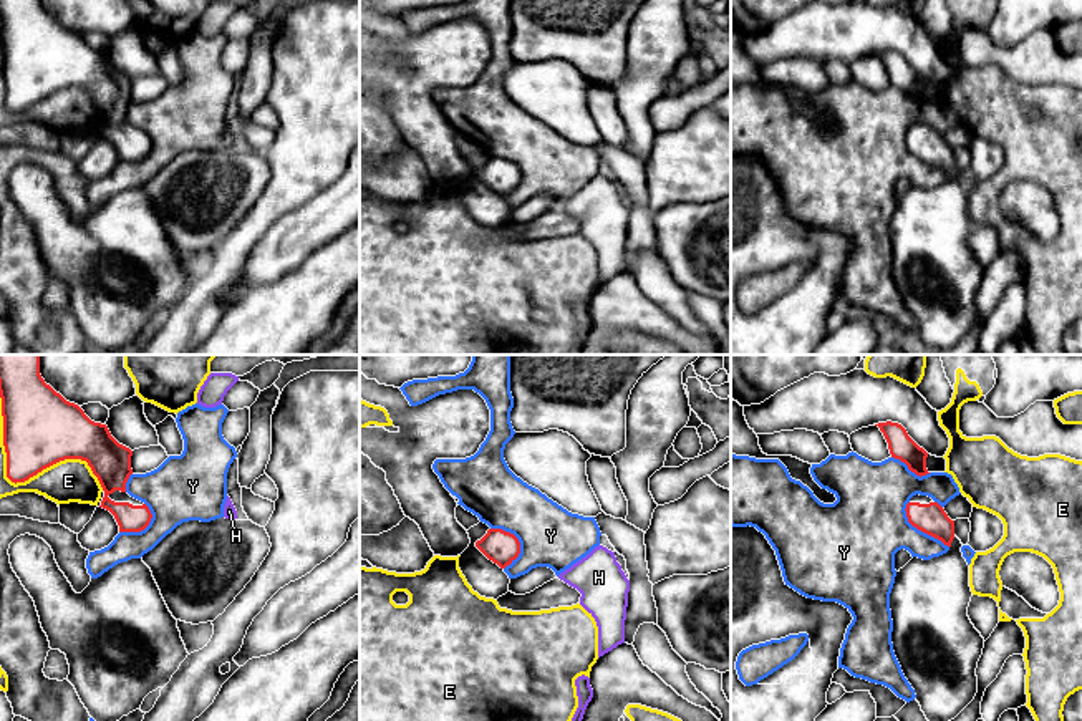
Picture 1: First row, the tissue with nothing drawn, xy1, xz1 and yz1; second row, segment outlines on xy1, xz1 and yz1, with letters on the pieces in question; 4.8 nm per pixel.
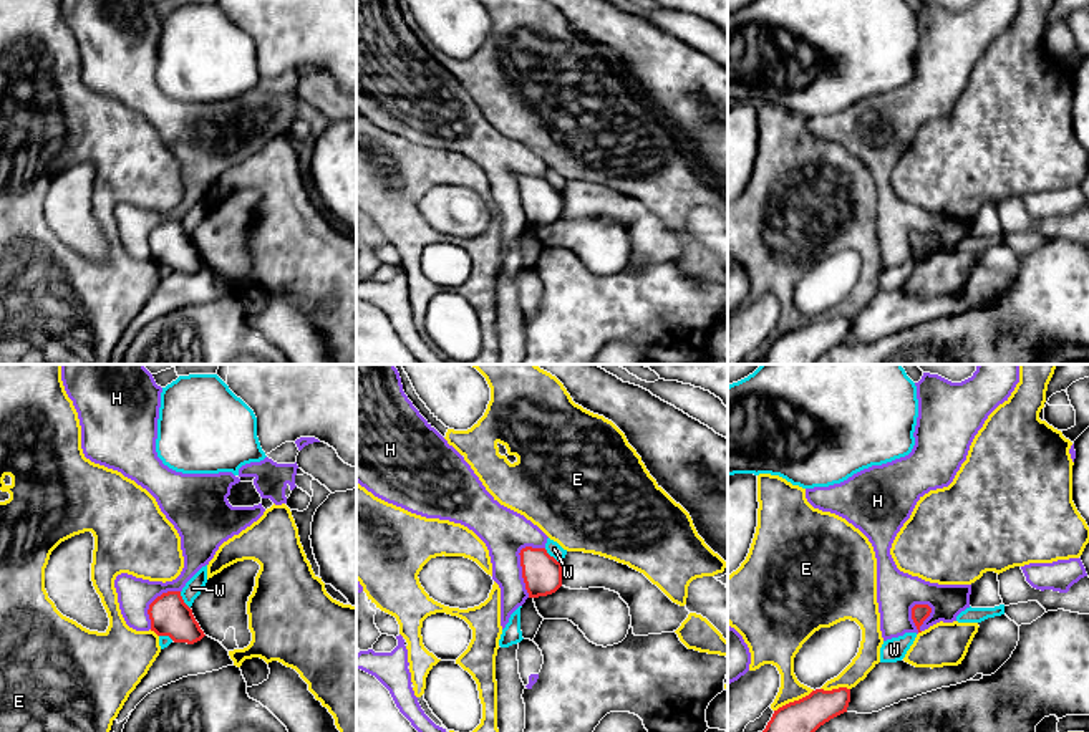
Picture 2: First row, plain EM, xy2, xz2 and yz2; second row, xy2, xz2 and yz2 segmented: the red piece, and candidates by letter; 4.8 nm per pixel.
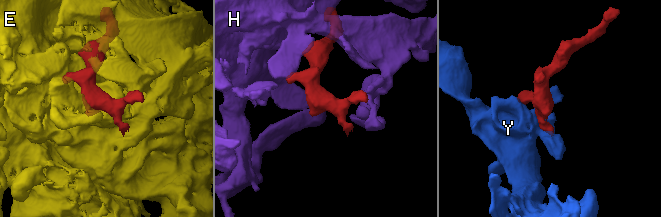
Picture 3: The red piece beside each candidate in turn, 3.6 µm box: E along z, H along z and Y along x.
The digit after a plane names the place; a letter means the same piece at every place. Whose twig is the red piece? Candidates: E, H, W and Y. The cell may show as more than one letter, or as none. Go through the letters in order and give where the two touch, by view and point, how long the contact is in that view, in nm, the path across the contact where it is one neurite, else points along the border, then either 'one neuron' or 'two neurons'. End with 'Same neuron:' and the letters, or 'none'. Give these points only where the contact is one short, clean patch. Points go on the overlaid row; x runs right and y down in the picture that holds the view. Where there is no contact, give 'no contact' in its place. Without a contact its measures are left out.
E: contact xy1 (20, 481); length 700 nm; two neurons
H: contact xz2 (521, 562); length 260 nm; border xz2 (544, 547), (524, 547), (519, 553), (521, 577), (529, 597); two neurons
W: contact xz2 (552, 557); length 120 nm; border xz2 (544, 548), (561, 563); two neurons
Y: contact xz1 (517, 541); length 220 nm; two neurons
Same neuron: none

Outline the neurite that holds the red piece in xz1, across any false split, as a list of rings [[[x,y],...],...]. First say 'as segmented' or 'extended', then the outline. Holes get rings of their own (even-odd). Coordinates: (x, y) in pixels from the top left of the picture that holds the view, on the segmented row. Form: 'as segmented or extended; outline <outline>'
as segmented; outline [[[489,529],[476,547],[500,569],[510,565],[520,554],[519,539],[502,529]]]

